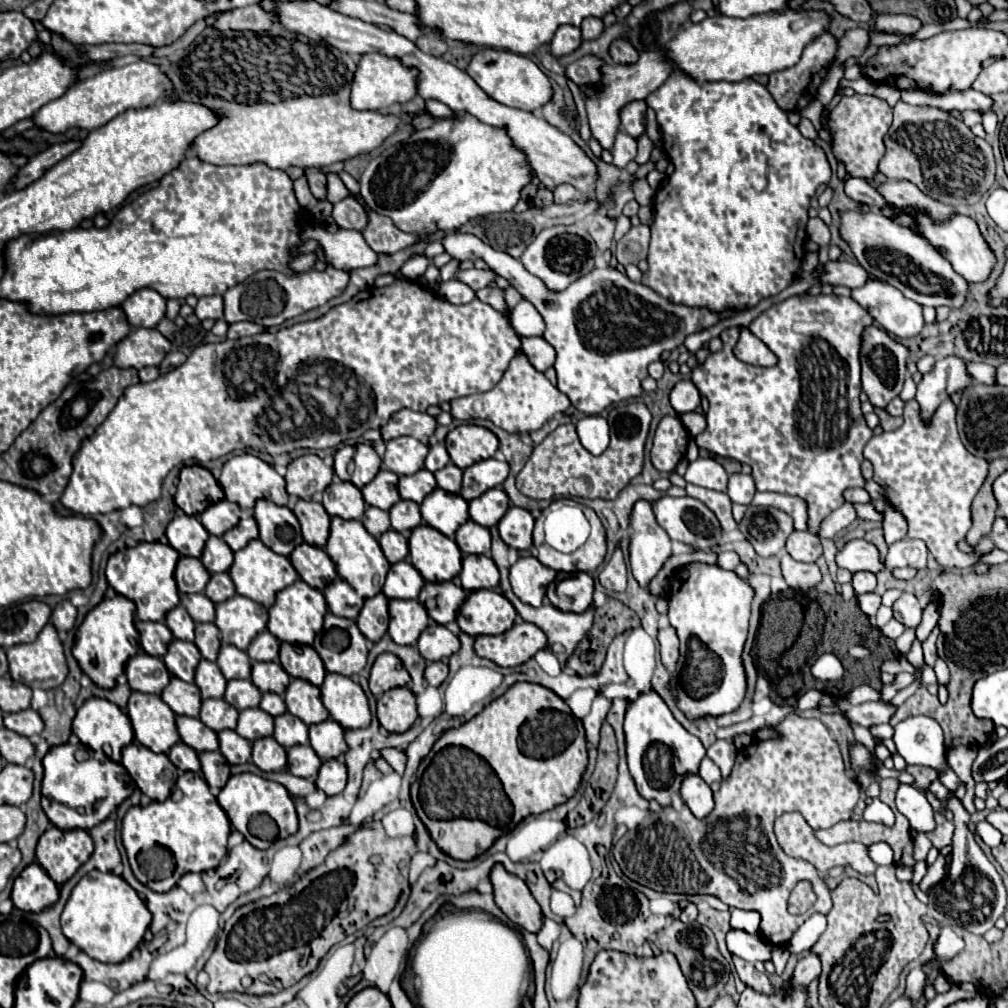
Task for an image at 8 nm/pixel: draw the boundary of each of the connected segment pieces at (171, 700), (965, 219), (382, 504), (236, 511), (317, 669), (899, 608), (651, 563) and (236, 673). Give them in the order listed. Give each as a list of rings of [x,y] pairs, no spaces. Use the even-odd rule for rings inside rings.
[[[173,676],[171,682],[167,684],[167,688],[163,688],[161,698],[179,716],[193,716],[193,718],[199,716],[201,696],[199,696],[199,688],[195,684],[183,682]]]
[[[885,204],[877,212],[881,212],[883,216],[887,216],[891,220],[895,216],[899,216],[899,214],[911,216],[913,218],[913,230],[917,234],[921,234],[923,238],[927,238],[949,260],[953,270],[957,274],[961,274],[967,282],[983,282],[989,276],[989,272],[991,272],[991,268],[995,264],[995,256],[989,250],[987,242],[983,240],[977,224],[969,216],[965,216],[965,214],[951,214],[951,218],[947,218],[943,222],[937,222],[937,220],[933,220],[933,216],[929,212],[923,212],[923,210],[917,210],[917,208],[899,208],[899,206],[893,206],[893,204]]]
[[[381,470],[367,486],[361,488],[361,492],[367,504],[383,510],[389,510],[401,498],[397,490],[397,474],[389,470]]]
[[[219,500],[201,512],[201,524],[213,536],[223,536],[225,530],[233,528],[241,518],[241,508],[229,500]]]
[[[283,642],[279,648],[279,656],[281,666],[287,670],[289,676],[321,686],[327,672],[323,668],[323,660],[319,660],[319,654],[311,646]]]
[[[903,592],[893,604],[893,616],[909,628],[917,628],[921,624],[921,614],[923,610],[919,606],[919,600],[909,592]]]
[[[637,500],[633,504],[633,510],[629,514],[629,526],[633,530],[631,532],[631,542],[629,542],[631,572],[633,572],[635,580],[641,586],[647,586],[655,578],[655,574],[663,568],[663,564],[667,562],[667,558],[671,556],[671,540],[669,540],[667,532],[663,532],[663,528],[659,528],[659,524],[655,522],[651,502],[647,502],[647,500]]]
[[[231,644],[221,646],[217,666],[221,668],[221,672],[227,680],[251,676],[251,658],[247,656],[247,652],[243,652]]]

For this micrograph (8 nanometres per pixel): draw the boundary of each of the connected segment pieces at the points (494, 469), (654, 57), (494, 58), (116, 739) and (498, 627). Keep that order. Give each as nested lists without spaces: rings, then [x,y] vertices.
[[[495,458],[481,460],[463,472],[463,484],[461,484],[461,496],[469,502],[483,492],[501,486],[509,474],[509,464],[499,462]]]
[[[645,52],[640,54],[637,64],[633,66],[605,66],[603,68],[603,86],[605,90],[595,96],[591,92],[591,96],[587,96],[587,120],[591,126],[591,136],[601,144],[603,150],[611,150],[615,136],[621,130],[619,124],[619,112],[635,102],[635,100],[645,100],[653,90],[657,90],[665,80],[669,77],[671,72],[671,64],[665,60],[665,56],[661,52]]]
[[[485,48],[477,52],[471,58],[471,64],[467,66],[467,74],[497,102],[511,106],[511,108],[521,108],[527,112],[535,112],[543,108],[551,100],[551,84],[547,74],[527,56],[519,56],[507,50],[493,50]]]
[[[103,698],[85,700],[73,718],[73,732],[85,746],[103,750],[113,762],[119,762],[123,746],[133,742],[129,716]]]
[[[495,590],[469,592],[457,612],[457,624],[461,632],[469,636],[479,634],[503,634],[513,626],[517,612],[513,604]]]

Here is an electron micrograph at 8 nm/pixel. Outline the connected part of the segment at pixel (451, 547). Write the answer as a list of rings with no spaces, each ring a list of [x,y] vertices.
[[[421,524],[409,536],[411,564],[429,582],[453,580],[461,572],[459,546],[439,530]]]

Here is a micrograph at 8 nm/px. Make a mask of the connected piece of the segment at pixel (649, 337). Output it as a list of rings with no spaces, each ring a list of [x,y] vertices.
[[[449,232],[441,238],[441,244],[445,252],[457,260],[483,258],[491,270],[503,276],[541,312],[547,324],[543,338],[557,352],[557,388],[585,414],[601,414],[613,402],[637,398],[643,392],[641,380],[647,378],[647,366],[659,360],[661,352],[679,348],[689,334],[707,330],[735,314],[731,310],[713,314],[707,308],[671,304],[641,282],[631,282],[615,268],[595,268],[567,290],[555,294],[549,292],[539,278],[529,274],[519,260],[493,250],[473,234]]]

